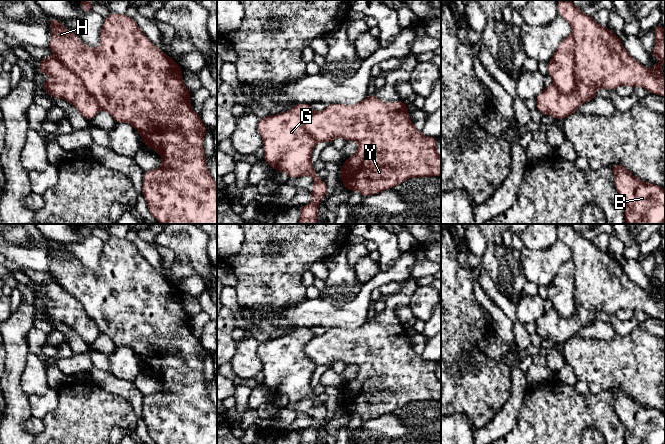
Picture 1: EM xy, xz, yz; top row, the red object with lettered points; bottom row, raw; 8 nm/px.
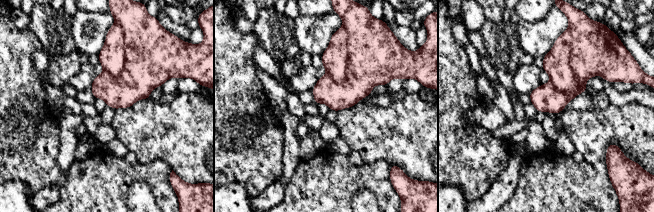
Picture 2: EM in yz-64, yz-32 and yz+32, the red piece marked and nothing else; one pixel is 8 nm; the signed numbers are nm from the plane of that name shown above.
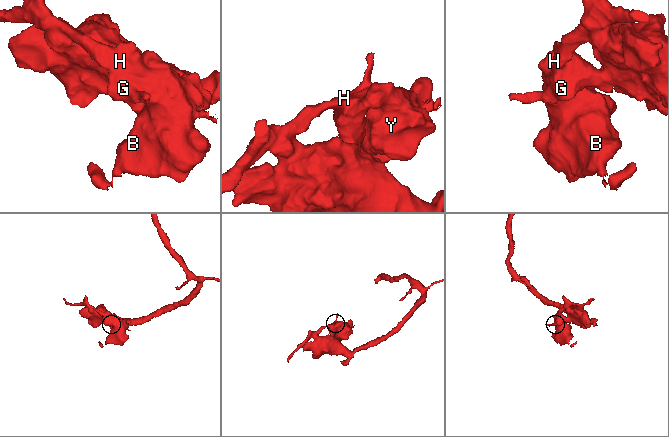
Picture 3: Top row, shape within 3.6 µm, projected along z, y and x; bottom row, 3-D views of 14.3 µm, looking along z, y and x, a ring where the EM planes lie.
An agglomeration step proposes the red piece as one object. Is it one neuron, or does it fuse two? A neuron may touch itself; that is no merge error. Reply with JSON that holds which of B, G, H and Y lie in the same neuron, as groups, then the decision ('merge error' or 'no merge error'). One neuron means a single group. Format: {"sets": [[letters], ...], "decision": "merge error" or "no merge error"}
{"sets": [["B", "H", "Y"], ["G"]], "decision": "merge error"}

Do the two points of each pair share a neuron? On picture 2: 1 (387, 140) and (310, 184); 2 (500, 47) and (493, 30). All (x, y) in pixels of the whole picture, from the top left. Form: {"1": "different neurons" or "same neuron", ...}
{"1": "different neurons", "2": "same neuron"}

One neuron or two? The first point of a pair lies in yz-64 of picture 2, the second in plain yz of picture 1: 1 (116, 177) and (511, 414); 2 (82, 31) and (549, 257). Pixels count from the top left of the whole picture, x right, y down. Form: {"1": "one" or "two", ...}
{"1": "two", "2": "one"}

